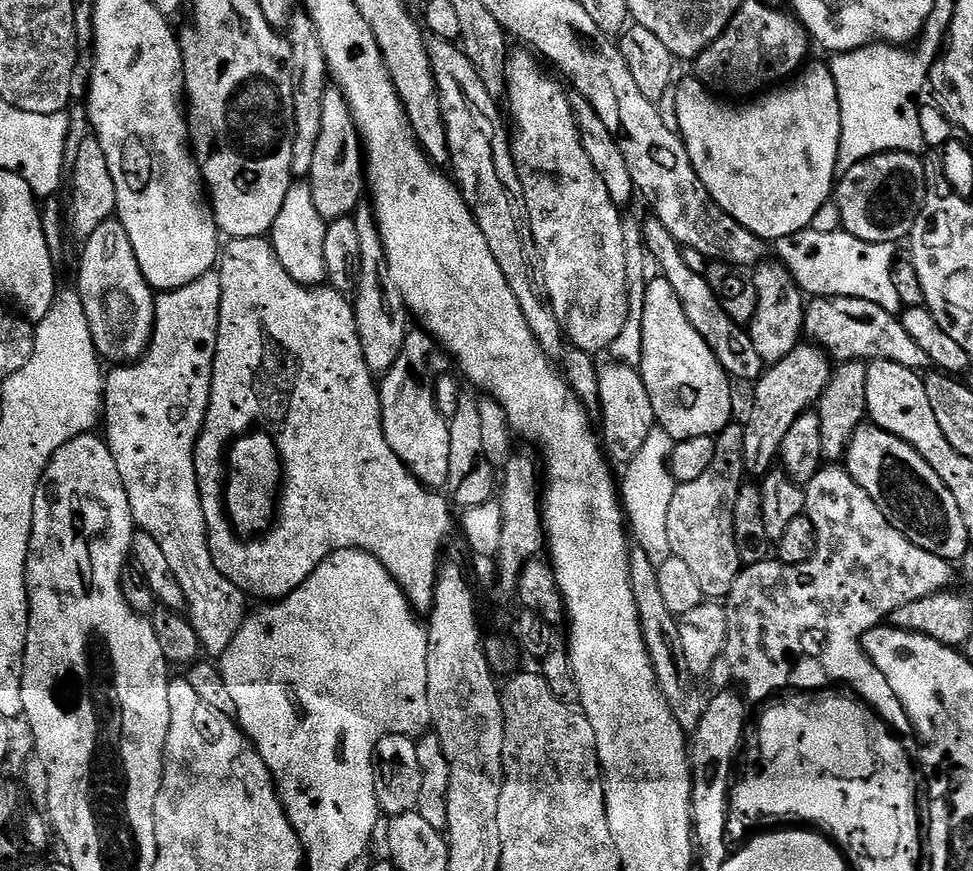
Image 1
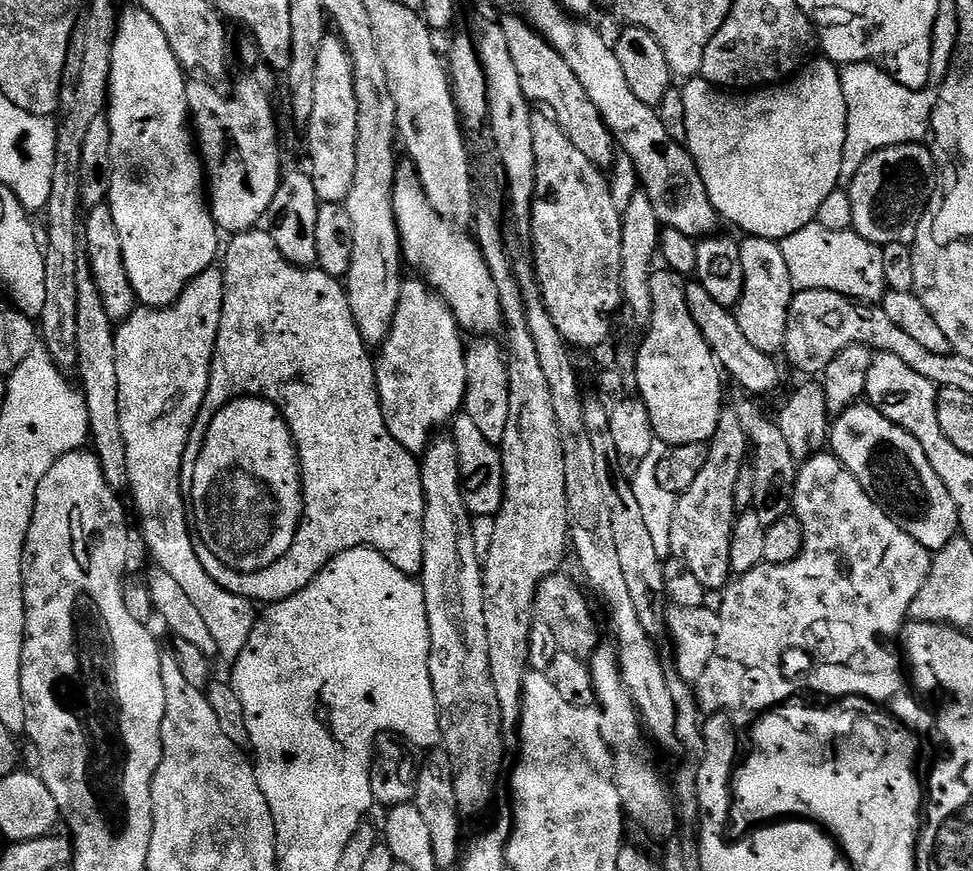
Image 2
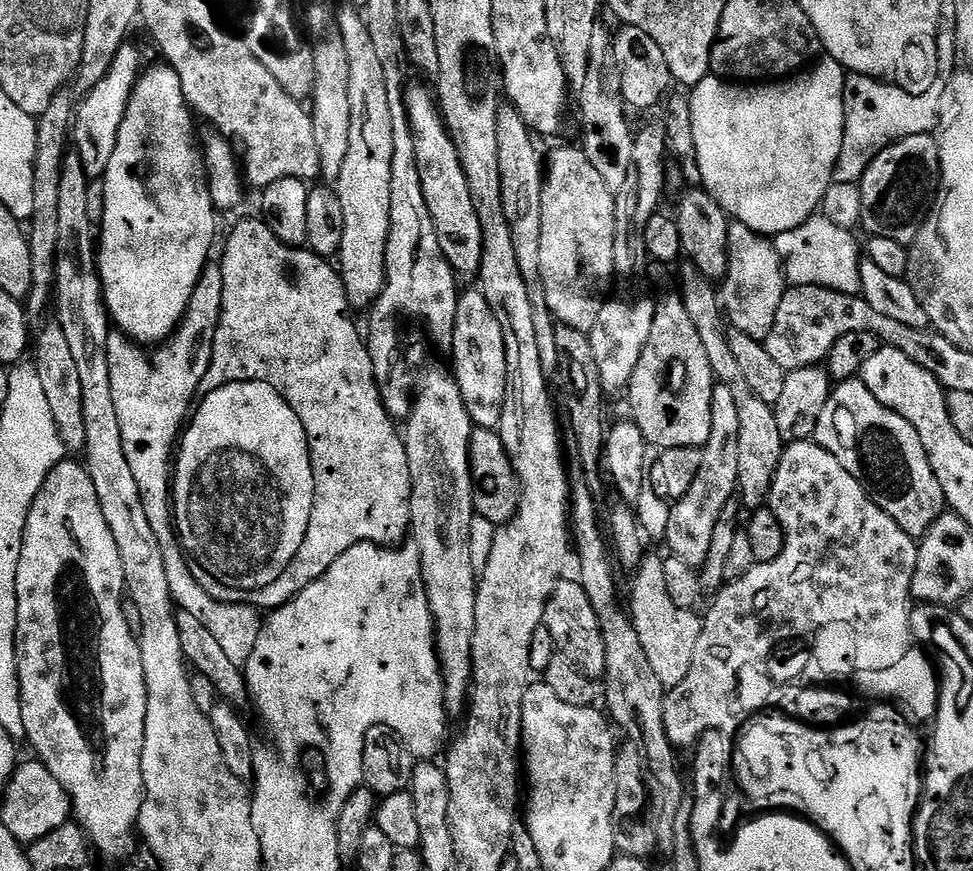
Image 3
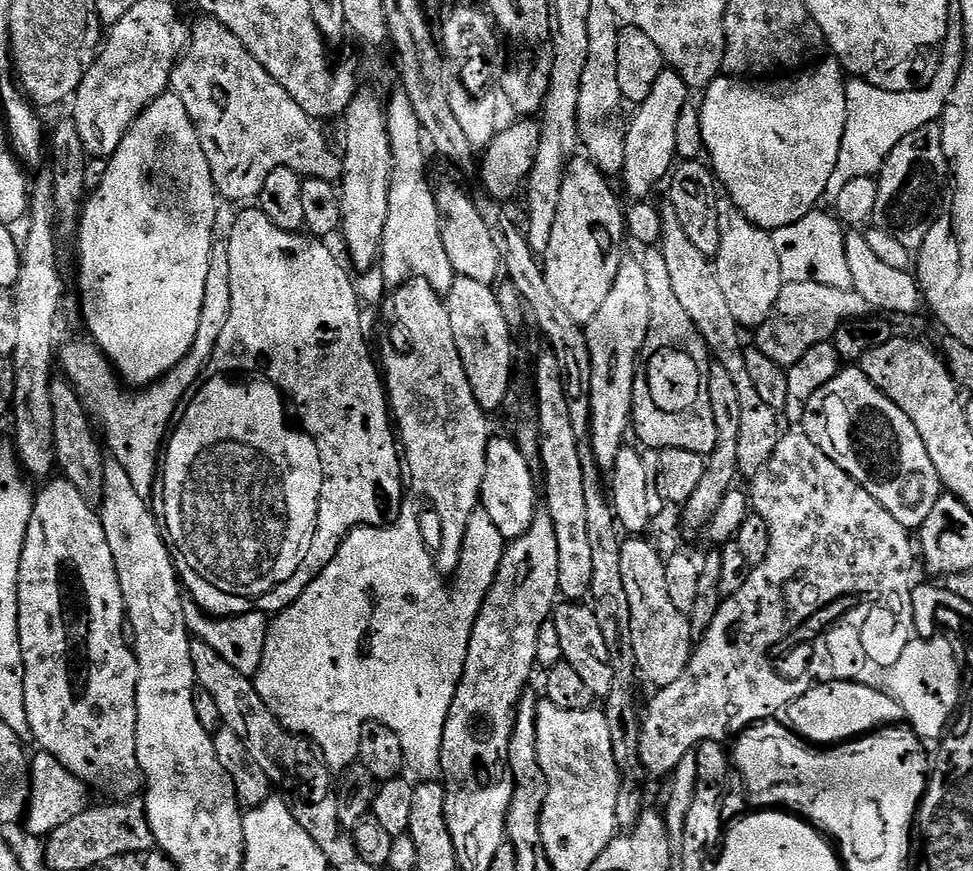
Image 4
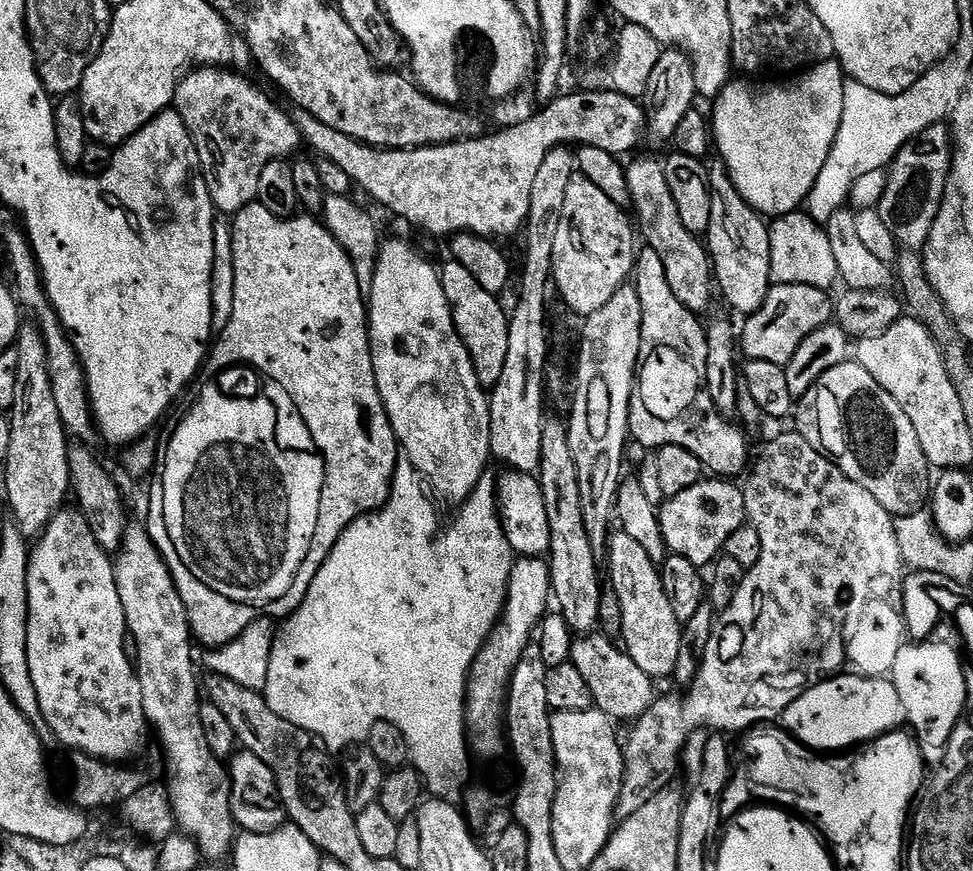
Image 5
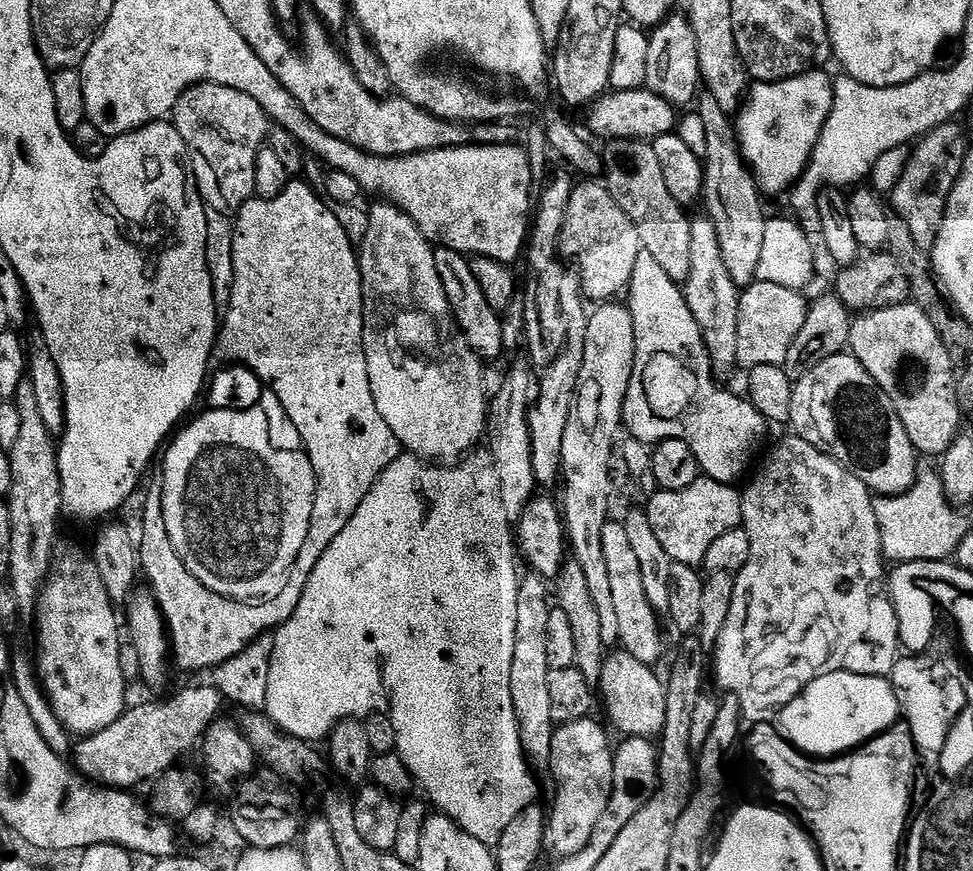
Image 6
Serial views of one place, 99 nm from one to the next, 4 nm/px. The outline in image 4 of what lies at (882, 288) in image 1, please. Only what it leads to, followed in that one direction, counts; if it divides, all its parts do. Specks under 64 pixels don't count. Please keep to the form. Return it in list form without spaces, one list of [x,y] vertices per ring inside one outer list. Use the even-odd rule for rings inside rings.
[[[814,210],[790,226],[771,233],[785,283],[814,281],[834,289],[853,289],[852,274],[848,268],[845,248],[845,229],[831,213]]]

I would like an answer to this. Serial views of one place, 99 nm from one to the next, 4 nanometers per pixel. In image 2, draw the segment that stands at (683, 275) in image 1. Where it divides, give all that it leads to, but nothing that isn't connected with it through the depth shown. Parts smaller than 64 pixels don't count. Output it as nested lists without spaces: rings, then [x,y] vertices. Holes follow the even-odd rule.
[[[698,282],[689,283],[685,287],[686,302],[690,306],[690,314],[698,326],[698,330],[706,338],[710,350],[716,356],[716,362],[725,373],[728,372],[745,388],[745,393],[753,397],[761,398],[767,392],[772,392],[780,384],[780,368],[775,364],[773,357],[769,353],[757,350],[750,341],[746,339],[746,334],[738,330],[738,322],[735,315],[729,309],[718,306],[710,294]]]

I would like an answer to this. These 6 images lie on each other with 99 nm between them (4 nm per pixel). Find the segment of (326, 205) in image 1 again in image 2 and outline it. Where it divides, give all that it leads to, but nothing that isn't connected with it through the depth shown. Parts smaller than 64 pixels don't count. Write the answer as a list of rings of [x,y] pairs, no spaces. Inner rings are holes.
[[[329,34],[322,42],[322,46],[318,52],[318,66],[314,70],[314,111],[311,115],[310,122],[306,125],[306,132],[308,132],[308,160],[312,163],[310,175],[314,182],[314,190],[318,194],[320,203],[344,204],[350,194],[350,186],[354,186],[354,170],[356,169],[358,160],[358,98],[354,94],[354,66],[352,65],[352,55],[346,50],[344,41],[336,34]]]

